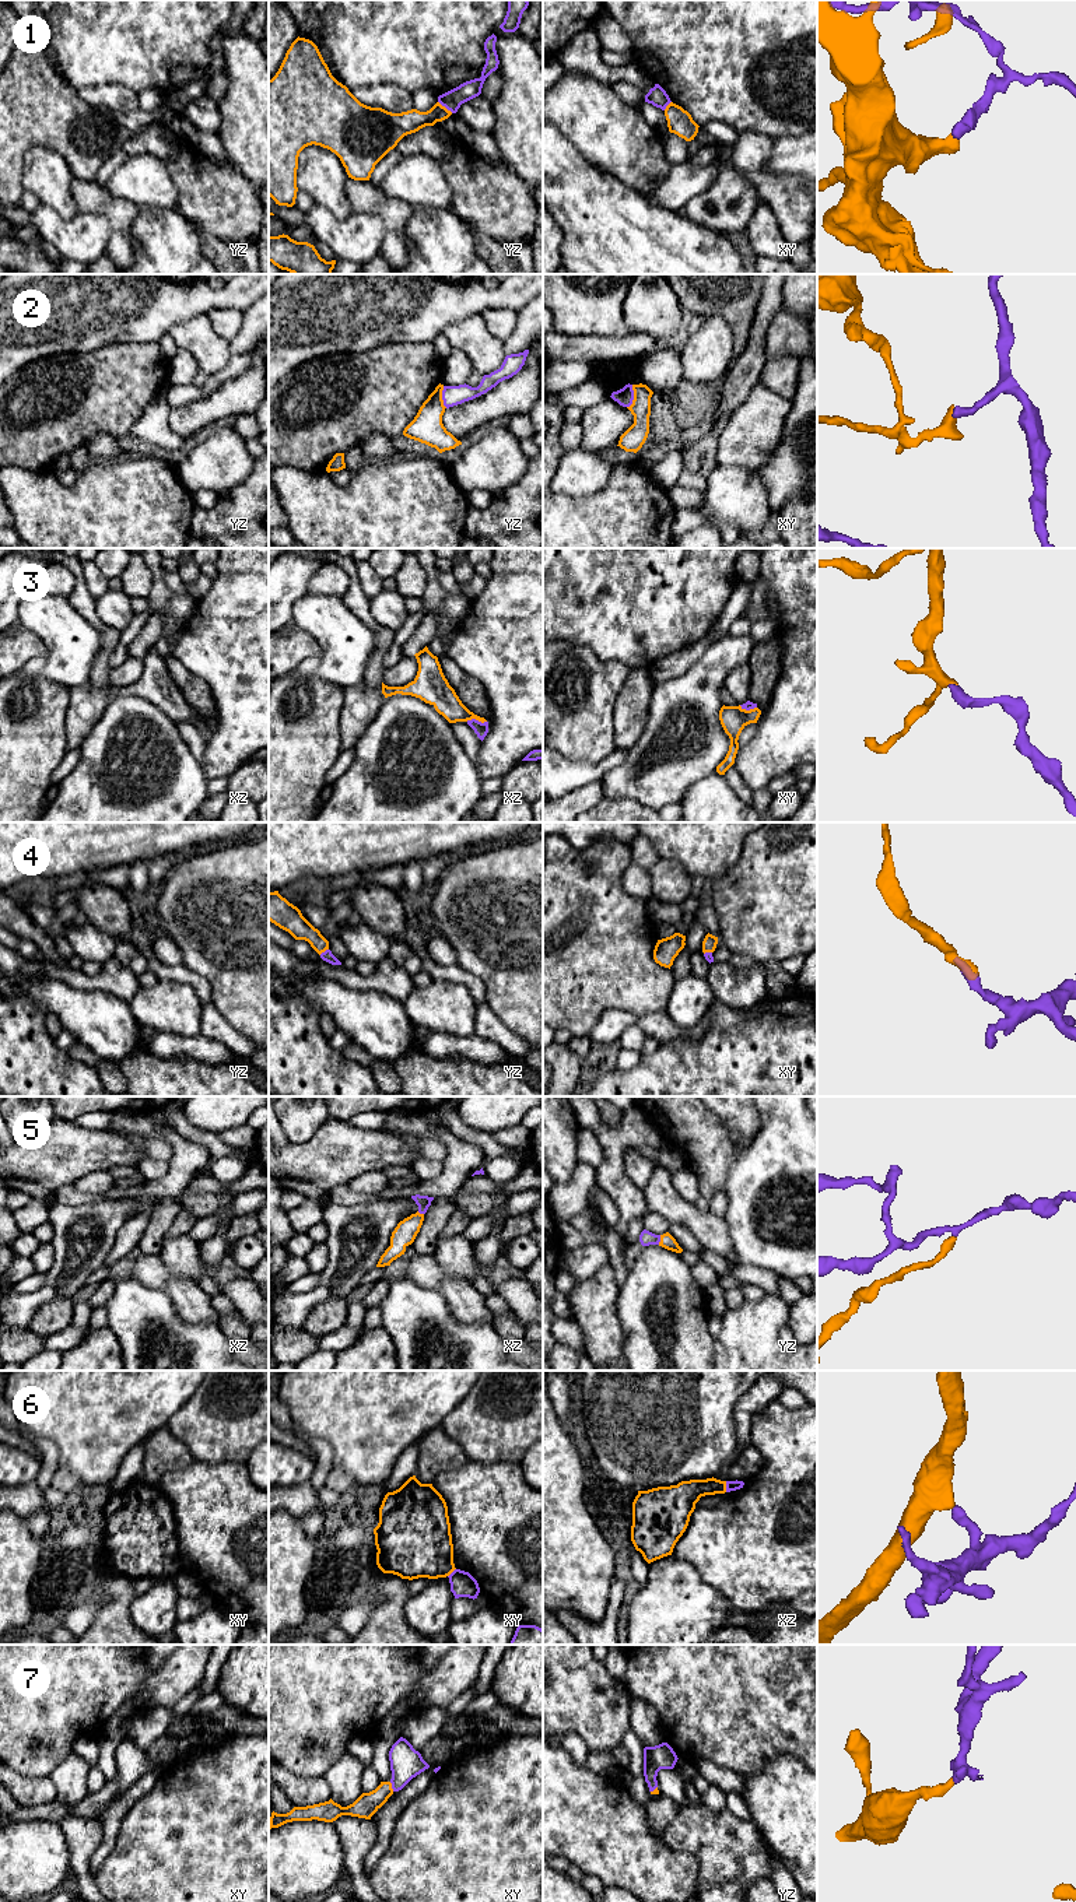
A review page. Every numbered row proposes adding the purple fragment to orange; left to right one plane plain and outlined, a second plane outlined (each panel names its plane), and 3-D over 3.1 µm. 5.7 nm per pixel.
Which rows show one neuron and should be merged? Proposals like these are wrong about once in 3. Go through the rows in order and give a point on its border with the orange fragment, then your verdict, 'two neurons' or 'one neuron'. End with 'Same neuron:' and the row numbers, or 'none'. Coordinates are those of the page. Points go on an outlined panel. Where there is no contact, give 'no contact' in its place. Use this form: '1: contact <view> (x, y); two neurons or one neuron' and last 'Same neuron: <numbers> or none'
1: contact yz (444, 106); two neurons
2: contact xy (634, 396); two neurons
3: contact xz (476, 719); one neuron
4: contact yz (323, 951); one neuron
5: contact yz (661, 1239); one neuron
6: contact xz (725, 1487); two neurons
7: contact xy (391, 1786); one neuron
Same neuron: 3, 4, 5, 7

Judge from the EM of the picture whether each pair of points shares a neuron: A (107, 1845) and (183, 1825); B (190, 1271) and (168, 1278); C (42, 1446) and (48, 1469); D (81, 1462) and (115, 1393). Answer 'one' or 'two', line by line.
A: two
B: two
C: one
D: one

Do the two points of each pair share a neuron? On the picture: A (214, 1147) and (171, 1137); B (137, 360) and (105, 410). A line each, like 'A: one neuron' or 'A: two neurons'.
A: two neurons
B: one neuron

